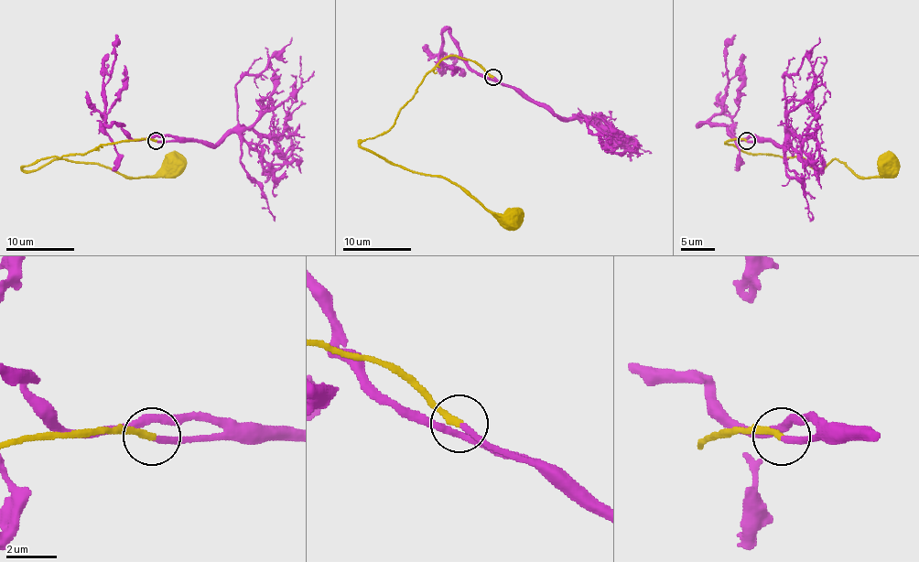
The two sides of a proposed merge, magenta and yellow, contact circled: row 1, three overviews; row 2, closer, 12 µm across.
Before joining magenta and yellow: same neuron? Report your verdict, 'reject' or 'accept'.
accept

